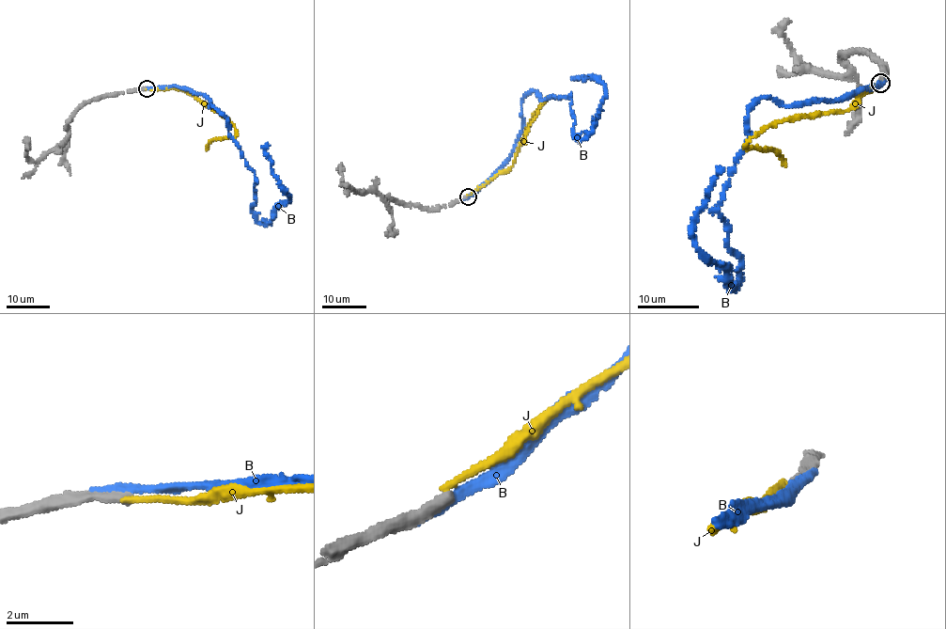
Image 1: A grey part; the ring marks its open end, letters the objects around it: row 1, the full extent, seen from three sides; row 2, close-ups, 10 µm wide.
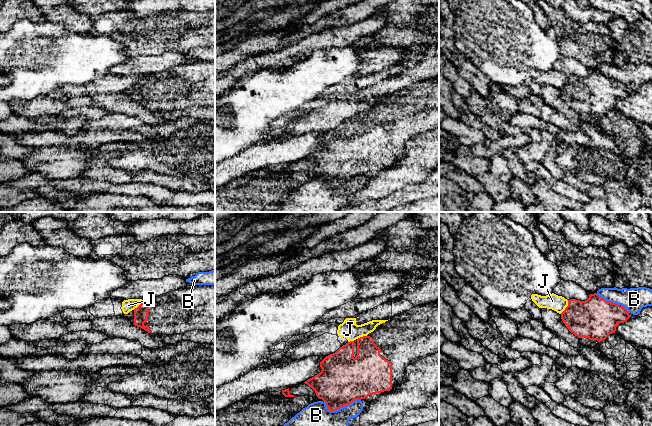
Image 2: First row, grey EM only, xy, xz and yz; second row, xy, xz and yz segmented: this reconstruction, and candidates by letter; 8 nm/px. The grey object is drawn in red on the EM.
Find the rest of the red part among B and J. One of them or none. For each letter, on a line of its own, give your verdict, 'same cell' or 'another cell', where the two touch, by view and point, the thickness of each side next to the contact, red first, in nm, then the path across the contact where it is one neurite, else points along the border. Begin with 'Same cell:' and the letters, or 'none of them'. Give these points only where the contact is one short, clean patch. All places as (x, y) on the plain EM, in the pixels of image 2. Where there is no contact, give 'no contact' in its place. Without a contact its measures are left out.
Same cell: none of them
B: another cell; contact xz (341, 183); calibres 380 and 360 nm
J: another cell; contact yz (566, 83); calibres 340 and 130 nm; border yz (568, 76), (568, 81), (560, 89)

